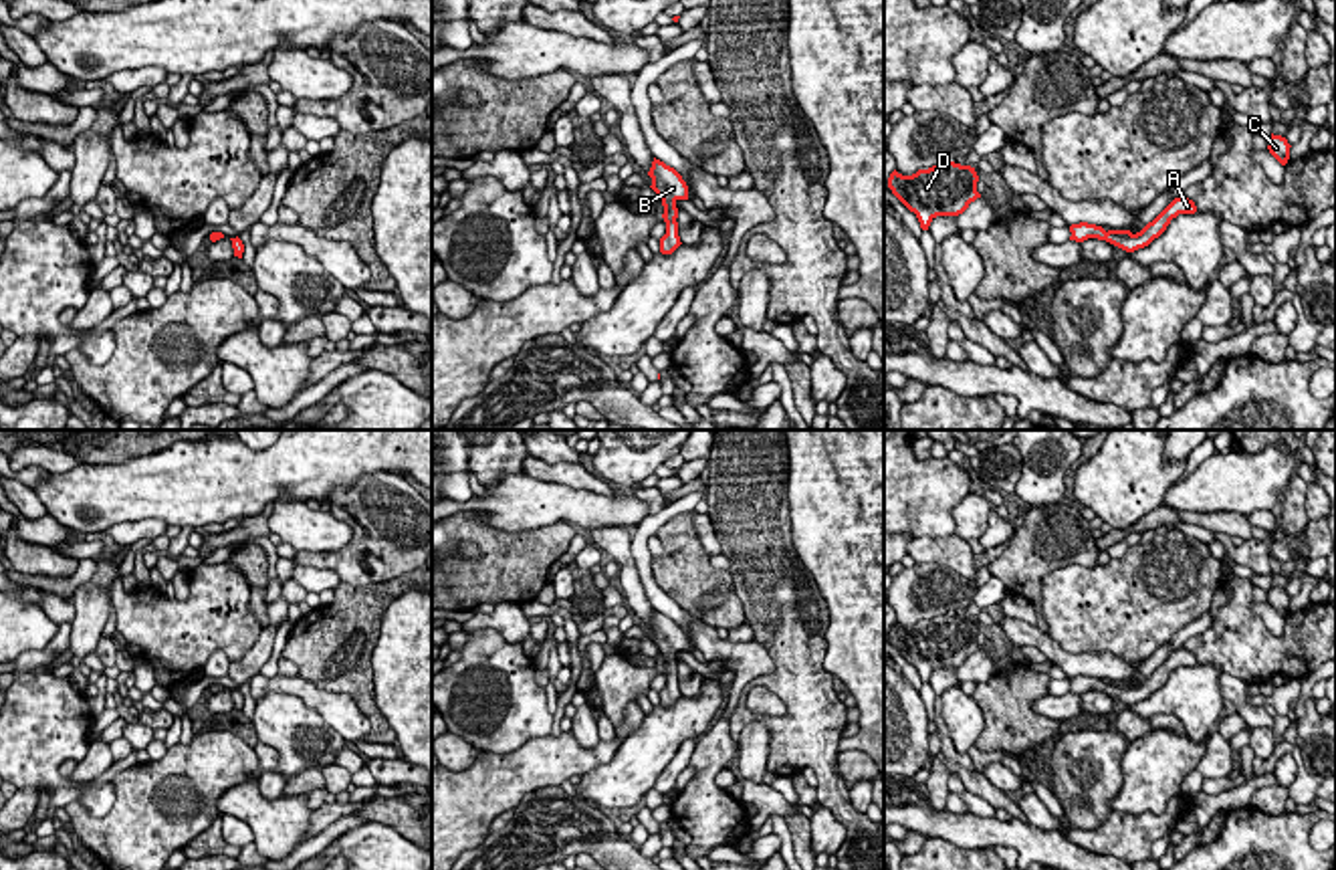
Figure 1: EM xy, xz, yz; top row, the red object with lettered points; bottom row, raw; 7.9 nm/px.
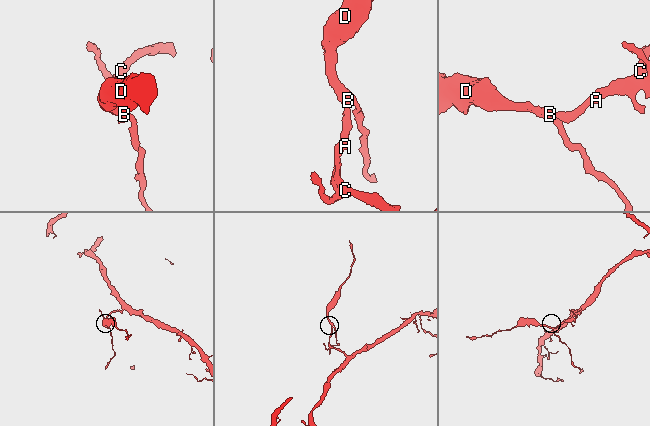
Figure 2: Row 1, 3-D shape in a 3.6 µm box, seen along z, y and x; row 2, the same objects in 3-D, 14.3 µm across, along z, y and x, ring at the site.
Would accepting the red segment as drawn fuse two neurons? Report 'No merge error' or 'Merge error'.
No merge error

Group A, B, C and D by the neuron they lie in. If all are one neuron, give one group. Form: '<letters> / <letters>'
A B C D

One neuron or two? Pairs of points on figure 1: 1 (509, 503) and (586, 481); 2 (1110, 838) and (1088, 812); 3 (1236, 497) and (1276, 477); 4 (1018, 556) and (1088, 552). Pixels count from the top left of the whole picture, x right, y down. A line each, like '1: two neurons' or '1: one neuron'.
1: two neurons
2: two neurons
3: one neuron
4: one neuron

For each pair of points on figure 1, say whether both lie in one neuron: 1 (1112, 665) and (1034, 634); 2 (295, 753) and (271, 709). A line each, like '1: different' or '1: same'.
1: same
2: same

